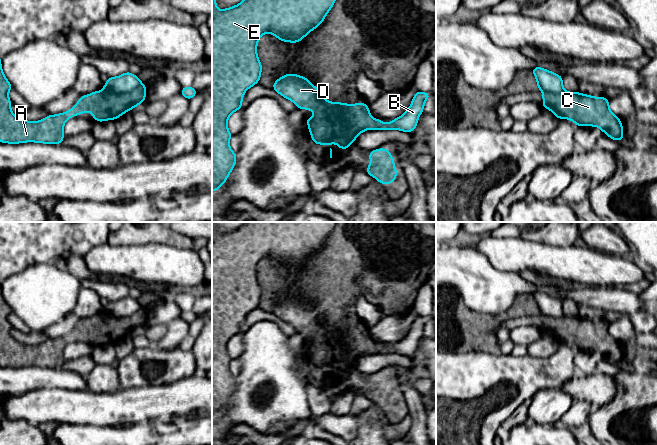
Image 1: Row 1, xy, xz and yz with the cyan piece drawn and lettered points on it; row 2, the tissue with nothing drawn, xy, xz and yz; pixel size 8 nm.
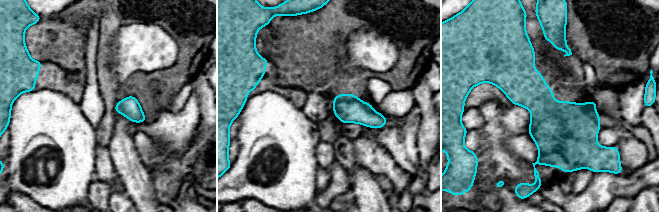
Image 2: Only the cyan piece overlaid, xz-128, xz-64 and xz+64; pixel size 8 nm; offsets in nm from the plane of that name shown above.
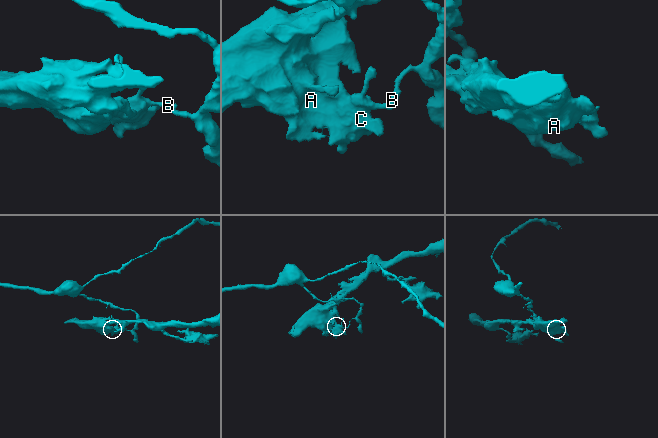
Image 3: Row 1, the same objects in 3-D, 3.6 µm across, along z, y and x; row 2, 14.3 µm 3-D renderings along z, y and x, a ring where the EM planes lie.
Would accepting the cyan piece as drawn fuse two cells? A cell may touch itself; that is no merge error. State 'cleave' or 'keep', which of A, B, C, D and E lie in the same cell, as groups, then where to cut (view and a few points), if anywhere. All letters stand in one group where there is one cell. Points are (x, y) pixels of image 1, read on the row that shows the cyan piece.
cleave; groups A C D E / B; cut xz (335, 103), (337, 114), (340, 117), (346, 121), (354, 119)

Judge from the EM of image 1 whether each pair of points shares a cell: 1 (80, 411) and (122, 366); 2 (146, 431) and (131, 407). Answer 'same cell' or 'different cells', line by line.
1: different cells
2: different cells

